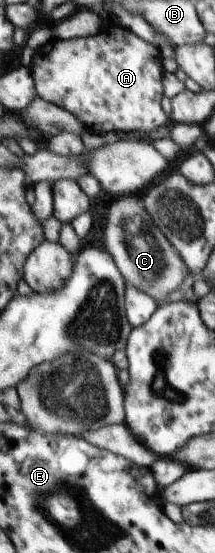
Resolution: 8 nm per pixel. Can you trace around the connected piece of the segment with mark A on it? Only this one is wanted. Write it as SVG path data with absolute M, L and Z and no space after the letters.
M107 24L97 36L51 39L35 51L29 69L37 96L79 118L88 131L97 134L148 133L170 123L170 118L161 107L164 96L162 60L162 52L156 46L123 26Z

